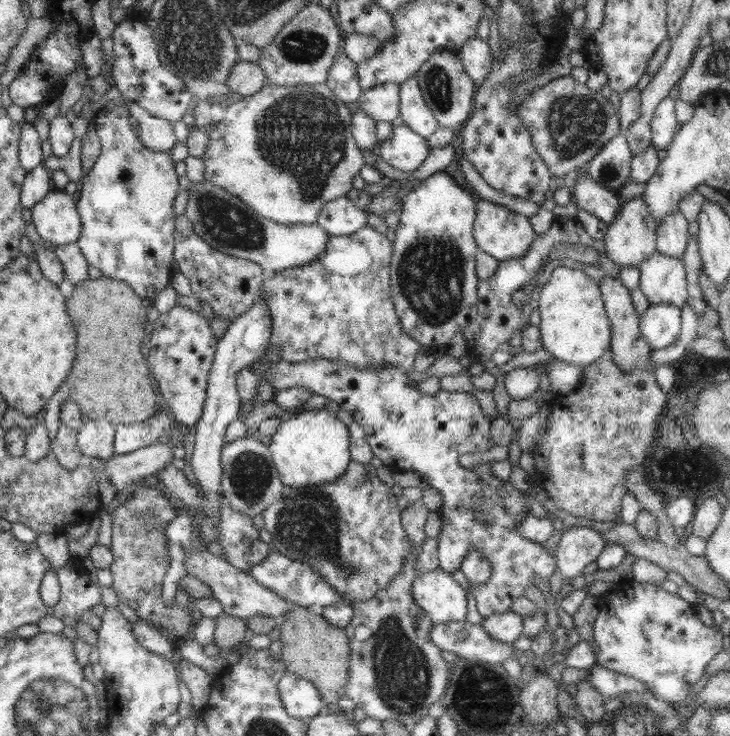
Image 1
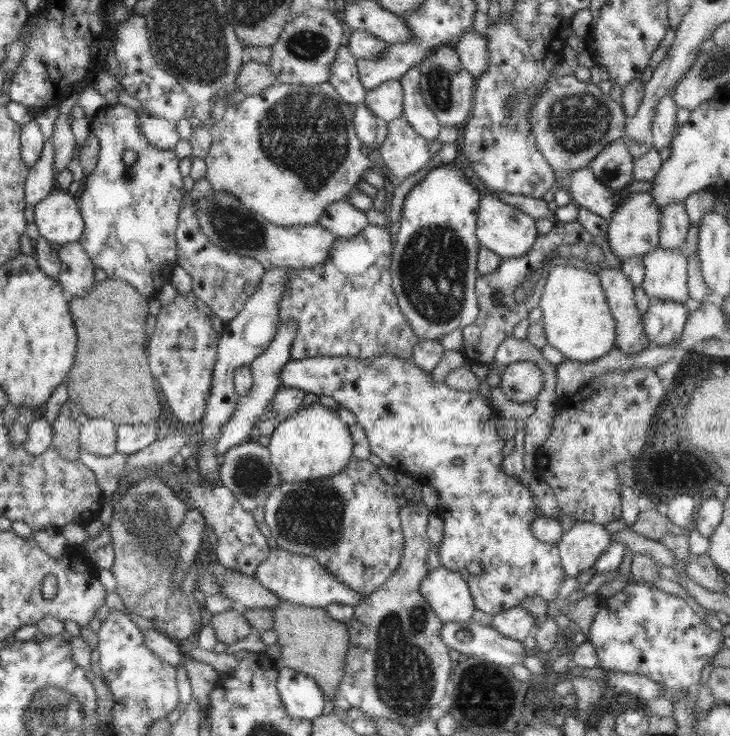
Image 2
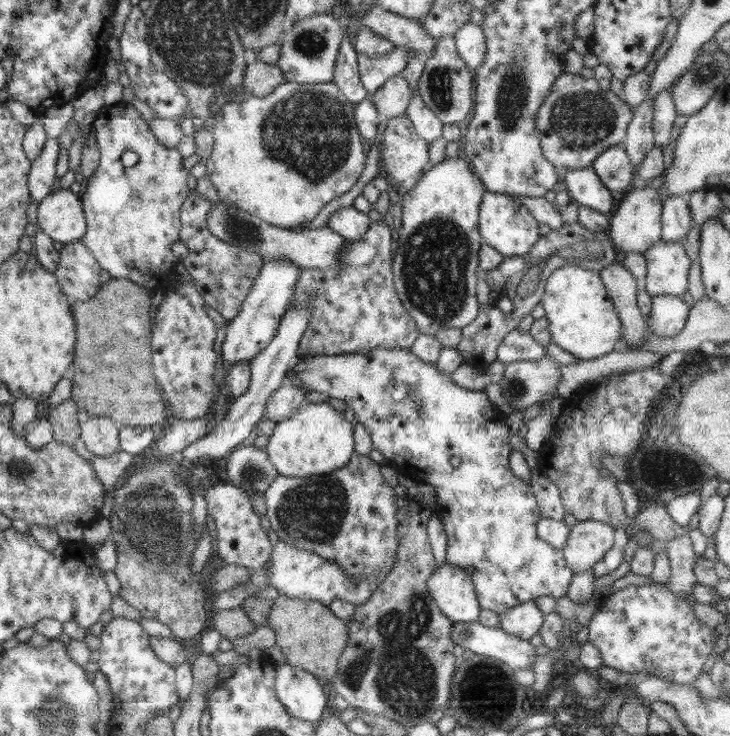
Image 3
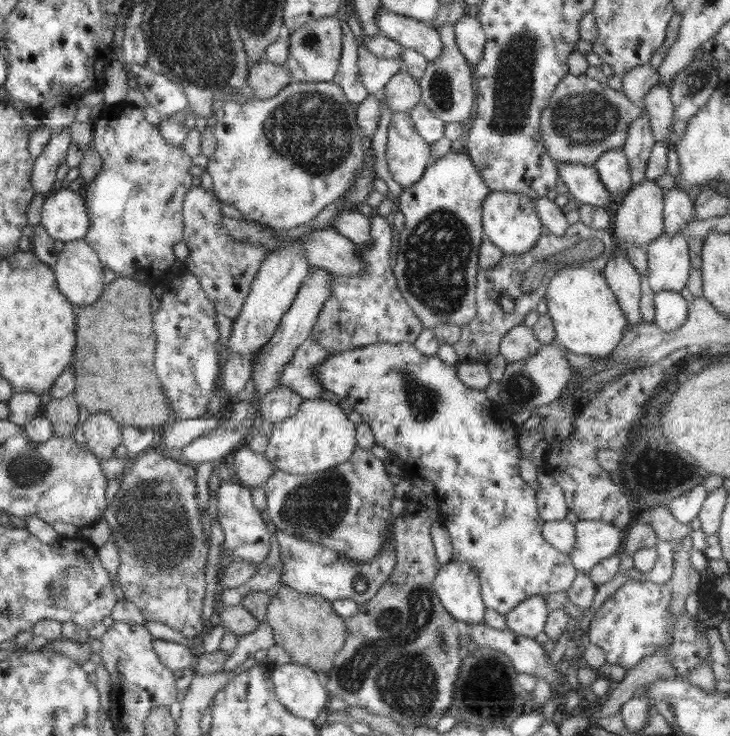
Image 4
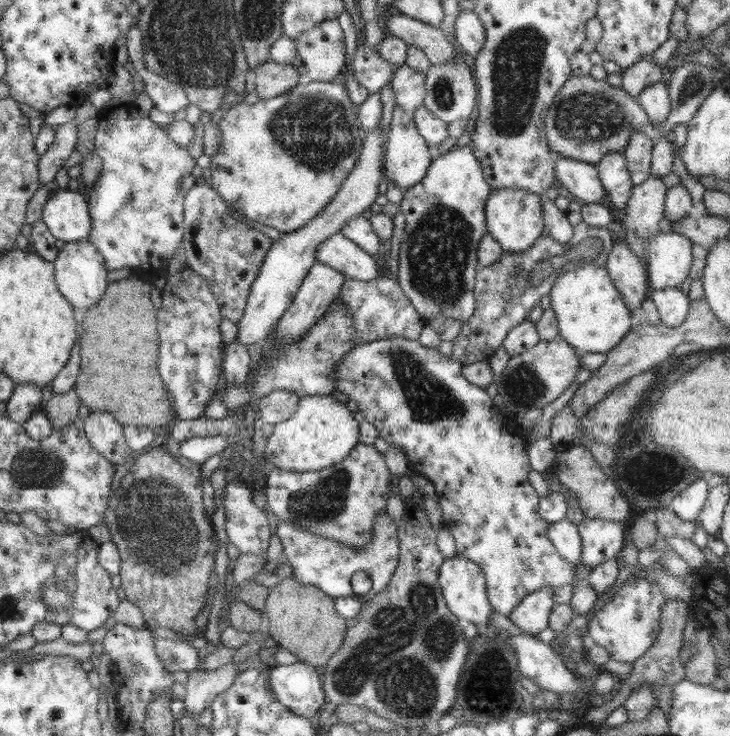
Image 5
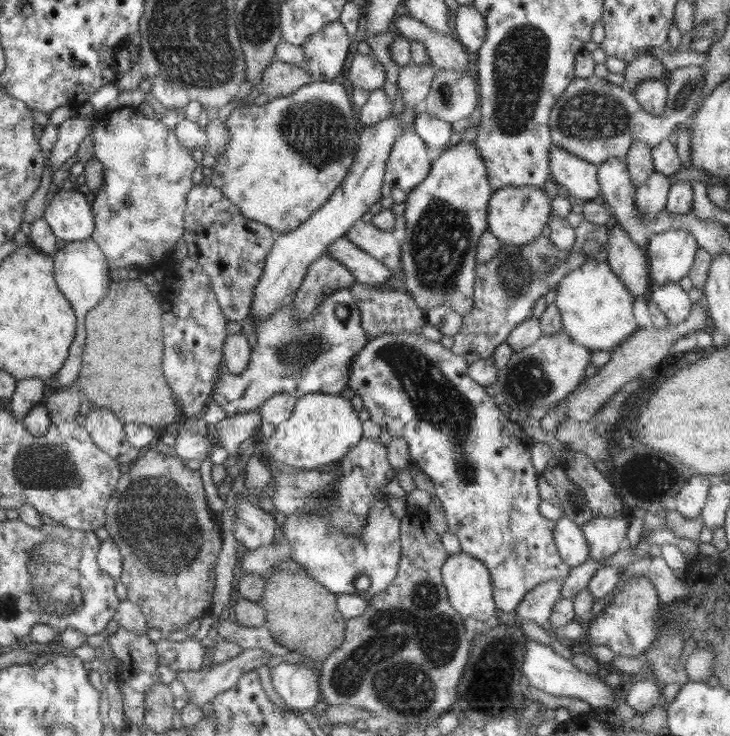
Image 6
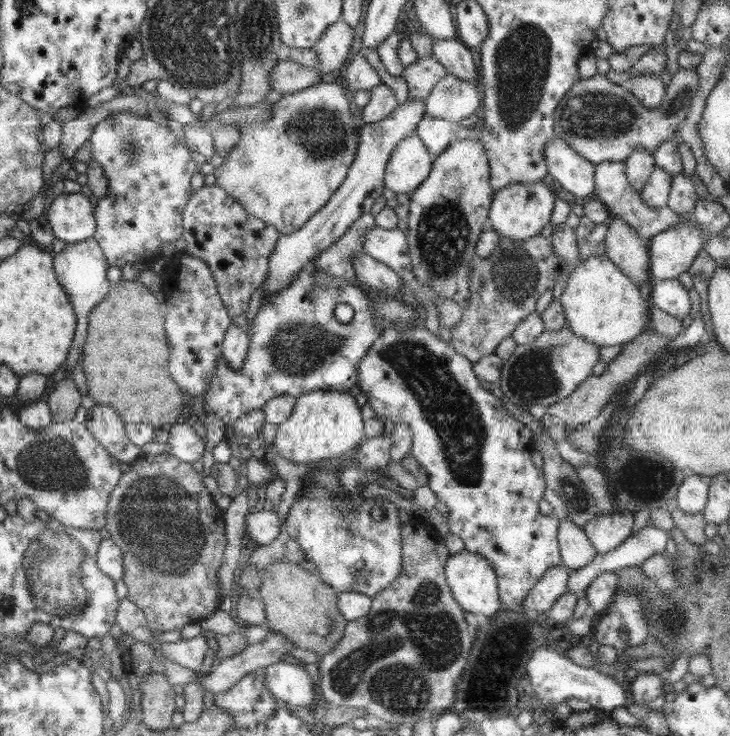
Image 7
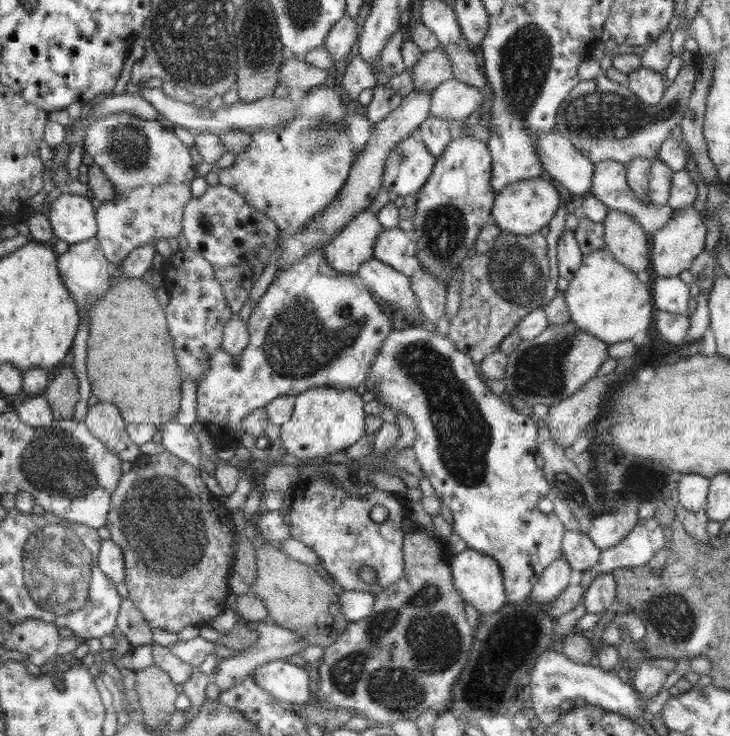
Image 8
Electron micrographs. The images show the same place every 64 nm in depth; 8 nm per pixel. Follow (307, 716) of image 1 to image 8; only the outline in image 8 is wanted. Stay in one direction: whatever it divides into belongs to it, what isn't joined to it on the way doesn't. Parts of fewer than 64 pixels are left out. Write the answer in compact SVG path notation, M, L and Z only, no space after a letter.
M287 659L265 662L252 676L258 686L286 706L306 704L314 684L305 667L291 664Z

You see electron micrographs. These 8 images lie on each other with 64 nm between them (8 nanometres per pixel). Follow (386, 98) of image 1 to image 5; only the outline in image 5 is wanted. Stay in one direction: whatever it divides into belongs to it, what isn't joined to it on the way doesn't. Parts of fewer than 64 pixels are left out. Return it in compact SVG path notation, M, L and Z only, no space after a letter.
M405 64L398 67L391 80L396 107L400 107L410 118L416 109L423 107L426 96L426 72L418 72Z

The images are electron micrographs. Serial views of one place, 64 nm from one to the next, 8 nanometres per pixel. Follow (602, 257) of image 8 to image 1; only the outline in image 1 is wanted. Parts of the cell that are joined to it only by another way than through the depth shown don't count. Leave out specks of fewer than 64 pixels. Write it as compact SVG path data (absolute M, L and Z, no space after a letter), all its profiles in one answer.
M560 266L553 270L541 288L537 310L540 311L542 346L553 358L576 366L587 366L608 355L612 340L599 285L581 270Z

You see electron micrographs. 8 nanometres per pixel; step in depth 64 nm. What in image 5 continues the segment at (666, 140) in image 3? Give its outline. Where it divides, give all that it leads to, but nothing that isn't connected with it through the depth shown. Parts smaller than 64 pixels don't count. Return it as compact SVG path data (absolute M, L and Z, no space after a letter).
M660 80L646 86L638 97L638 104L652 122L655 124L665 122L670 112L666 80Z

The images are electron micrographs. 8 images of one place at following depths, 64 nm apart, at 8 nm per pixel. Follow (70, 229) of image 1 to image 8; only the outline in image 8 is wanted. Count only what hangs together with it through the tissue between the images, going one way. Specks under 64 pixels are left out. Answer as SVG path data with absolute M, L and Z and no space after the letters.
M63 192L45 213L54 236L74 245L96 236L96 207L97 203L91 196Z

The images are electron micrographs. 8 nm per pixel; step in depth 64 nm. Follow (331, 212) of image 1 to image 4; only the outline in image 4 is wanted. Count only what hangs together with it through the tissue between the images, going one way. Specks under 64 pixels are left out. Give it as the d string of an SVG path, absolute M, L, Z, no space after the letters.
M342 211L333 221L333 228L340 235L348 238L354 245L361 250L366 250L372 244L370 235L370 218L358 211Z

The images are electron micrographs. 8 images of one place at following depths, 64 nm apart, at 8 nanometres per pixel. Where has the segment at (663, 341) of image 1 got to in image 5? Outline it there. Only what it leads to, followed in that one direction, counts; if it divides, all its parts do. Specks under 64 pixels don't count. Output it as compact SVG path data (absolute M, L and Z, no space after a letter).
M680 288L653 289L649 298L656 305L660 320L666 326L680 326L689 313L690 299Z

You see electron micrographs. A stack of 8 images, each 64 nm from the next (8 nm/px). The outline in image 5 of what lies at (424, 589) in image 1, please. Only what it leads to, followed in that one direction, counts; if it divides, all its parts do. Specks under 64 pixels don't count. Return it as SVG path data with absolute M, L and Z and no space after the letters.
M455 555L446 559L440 567L438 578L439 589L442 590L446 606L462 623L473 622L476 626L486 628L490 624L490 614L493 610L486 591L486 577L475 562L464 556Z

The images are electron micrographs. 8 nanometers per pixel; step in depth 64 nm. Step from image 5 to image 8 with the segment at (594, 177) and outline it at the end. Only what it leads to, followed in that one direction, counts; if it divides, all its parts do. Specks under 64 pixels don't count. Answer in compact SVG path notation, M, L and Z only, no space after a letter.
M553 129L548 134L537 135L535 149L543 170L546 170L552 179L560 182L564 188L576 195L577 200L590 194L595 164L585 157L568 138Z

